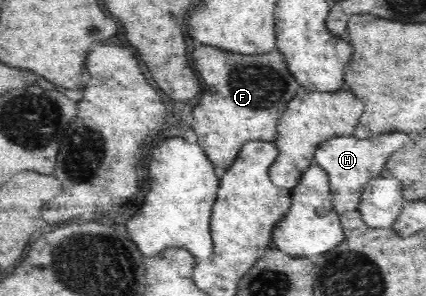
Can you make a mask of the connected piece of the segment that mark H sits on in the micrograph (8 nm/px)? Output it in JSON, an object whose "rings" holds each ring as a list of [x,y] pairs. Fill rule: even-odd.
{"rings":[[[406,132],[377,135],[370,139],[338,136],[321,143],[315,151],[314,164],[319,165],[329,175],[334,209],[340,215],[357,210],[365,184],[386,174],[385,164],[388,163],[389,156],[410,143],[410,135]]]}

